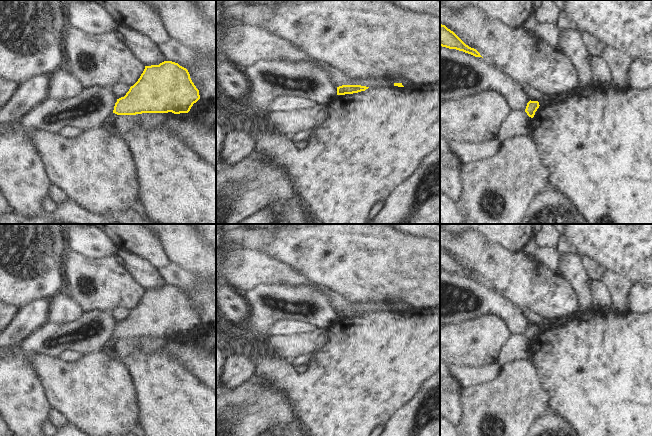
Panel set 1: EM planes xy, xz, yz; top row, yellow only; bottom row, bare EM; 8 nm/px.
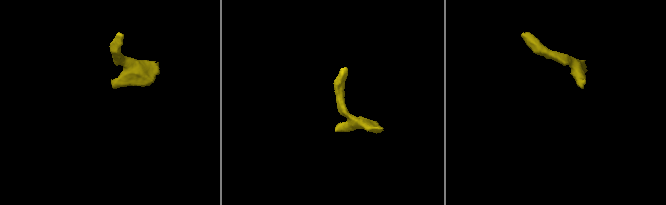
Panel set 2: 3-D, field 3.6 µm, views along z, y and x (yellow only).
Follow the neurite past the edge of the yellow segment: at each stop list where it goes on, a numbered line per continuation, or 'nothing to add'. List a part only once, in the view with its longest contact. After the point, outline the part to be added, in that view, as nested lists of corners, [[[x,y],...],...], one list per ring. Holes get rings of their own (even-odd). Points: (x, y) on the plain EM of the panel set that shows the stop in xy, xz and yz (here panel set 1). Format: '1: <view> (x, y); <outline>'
nothing to add

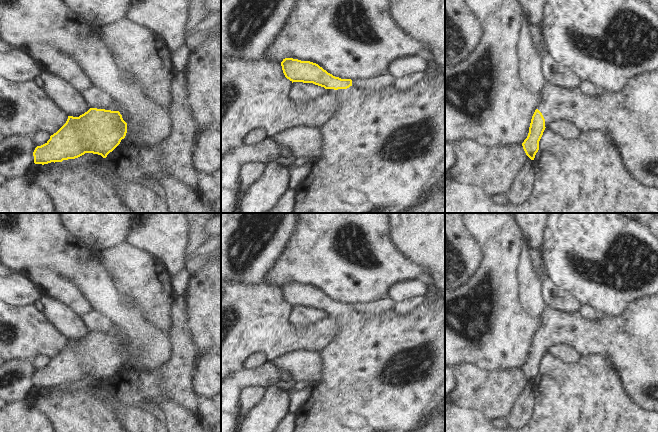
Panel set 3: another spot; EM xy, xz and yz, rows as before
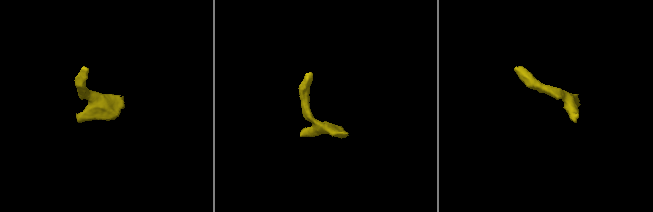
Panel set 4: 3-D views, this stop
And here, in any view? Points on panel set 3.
1: xz (382, 373); [[[431,293],[412,311],[400,314],[393,309],[381,310],[369,315],[356,313],[327,313],[327,317],[340,321],[334,339],[321,351],[321,379],[312,386],[312,392],[300,410],[293,416],[294,432],[410,432],[422,426],[429,410],[445,392],[445,298]]]

